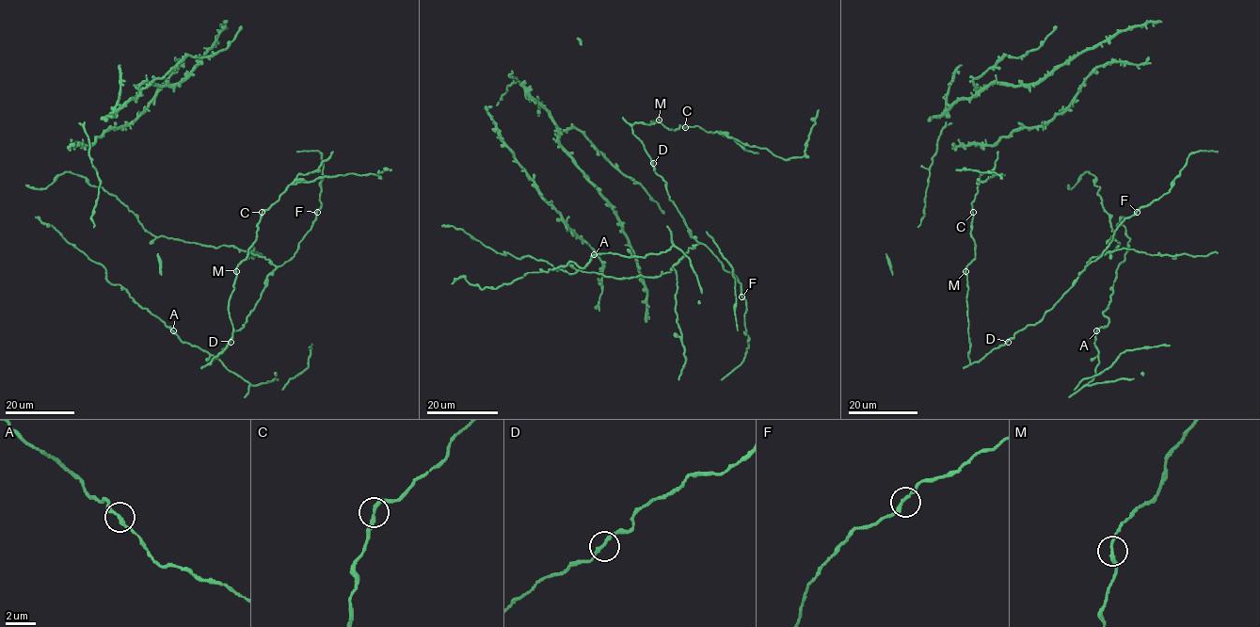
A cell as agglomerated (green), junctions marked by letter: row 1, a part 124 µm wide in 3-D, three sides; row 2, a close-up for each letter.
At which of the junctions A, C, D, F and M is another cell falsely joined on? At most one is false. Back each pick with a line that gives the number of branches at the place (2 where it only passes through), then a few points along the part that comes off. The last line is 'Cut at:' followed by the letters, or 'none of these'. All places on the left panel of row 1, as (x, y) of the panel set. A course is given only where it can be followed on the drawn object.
Cut at: none of these

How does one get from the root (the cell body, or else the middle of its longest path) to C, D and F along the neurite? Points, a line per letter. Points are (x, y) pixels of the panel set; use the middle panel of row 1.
C: (554, 267), (658, 277), (699, 243), (631, 125), (659, 120), (669, 130), (685, 127)
D: (554, 267), (615, 278), (658, 277), (699, 243), (669, 199), (666, 183), (653, 163)
F: (554, 267), (615, 278), (658, 277), (669, 272), (690, 248), (704, 244), (737, 278), (741, 297)

